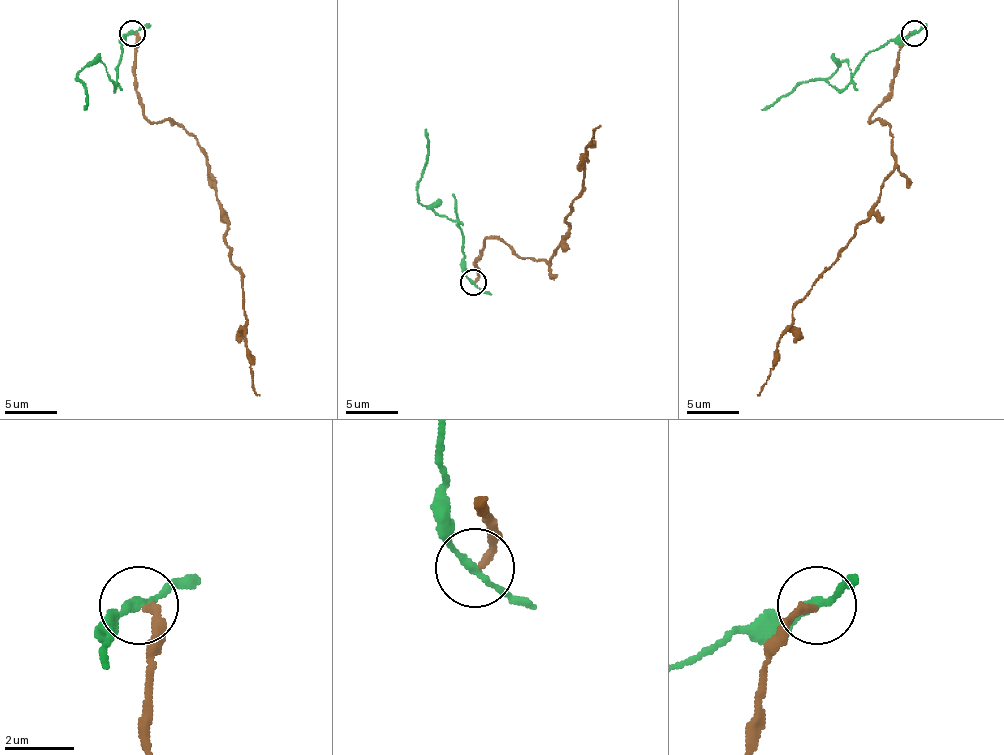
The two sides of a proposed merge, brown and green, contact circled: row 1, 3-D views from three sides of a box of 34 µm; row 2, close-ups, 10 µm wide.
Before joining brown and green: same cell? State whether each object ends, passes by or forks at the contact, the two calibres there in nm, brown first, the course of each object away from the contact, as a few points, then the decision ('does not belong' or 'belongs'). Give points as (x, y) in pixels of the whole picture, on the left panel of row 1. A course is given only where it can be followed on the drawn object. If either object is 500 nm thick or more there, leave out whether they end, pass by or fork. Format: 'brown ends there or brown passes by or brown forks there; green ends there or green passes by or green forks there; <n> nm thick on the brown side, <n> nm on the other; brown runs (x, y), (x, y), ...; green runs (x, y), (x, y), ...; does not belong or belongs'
brown ends there; green passes by; 200 nm thick on the brown side, 190 nm on the other; brown runs (134, 33), (147, 117), (173, 119), (207, 158), (240, 273), (259, 395); green runs (131, 33), (121, 49), (116, 77), (100, 62), (84, 64), (77, 72), (84, 85), (84, 109); does not belong

